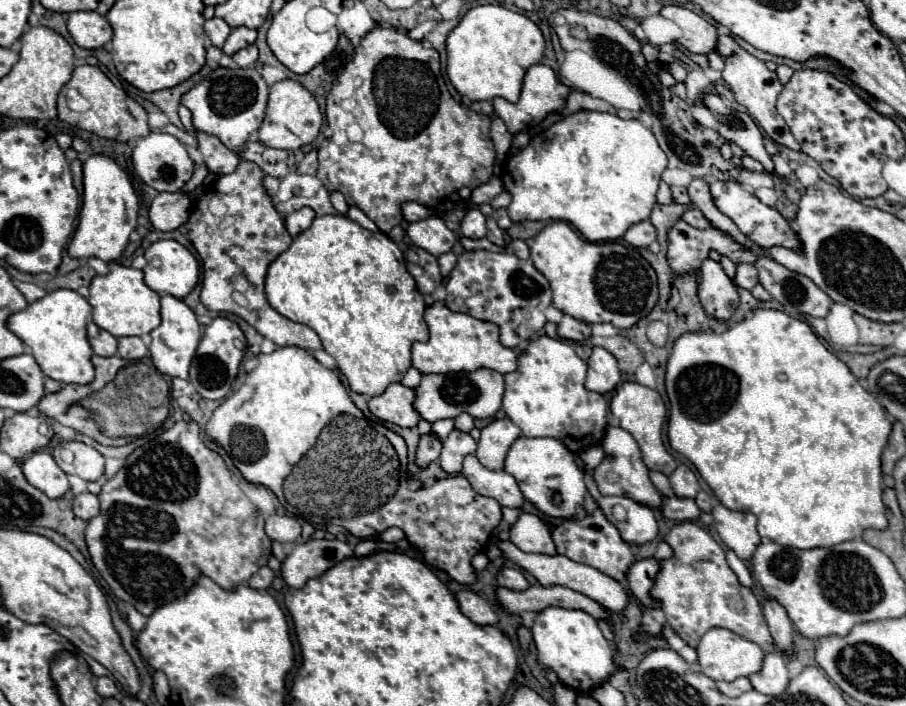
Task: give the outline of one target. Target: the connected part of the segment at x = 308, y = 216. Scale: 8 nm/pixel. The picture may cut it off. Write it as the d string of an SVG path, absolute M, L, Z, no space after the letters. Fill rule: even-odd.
M300 208L300 210L292 212L292 214L288 214L288 216L284 218L288 234L294 238L294 236L298 236L300 232L304 232L304 230L312 224L314 216L316 216L316 214L312 212L312 208Z

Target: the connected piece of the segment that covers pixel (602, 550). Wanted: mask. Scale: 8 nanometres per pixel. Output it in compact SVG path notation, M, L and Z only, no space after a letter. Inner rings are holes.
M600 508L594 512L594 516L586 516L586 518L562 522L552 532L552 540L556 544L558 554L562 554L562 556L566 556L566 558L570 558L574 562L588 564L588 566L592 566L592 568L608 574L610 578L618 580L622 586L626 586L626 574L628 574L632 562L636 560L636 556L632 552L632 546L626 544L620 538L620 532L616 530L616 526L612 526L604 518L604 514L602 514Z

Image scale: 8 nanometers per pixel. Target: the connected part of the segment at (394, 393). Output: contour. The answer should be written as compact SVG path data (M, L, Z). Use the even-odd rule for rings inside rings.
M394 382L384 390L384 394L370 398L368 408L376 418L384 422L392 422L402 428L416 428L420 416L414 410L412 402L414 390L402 386L400 382Z

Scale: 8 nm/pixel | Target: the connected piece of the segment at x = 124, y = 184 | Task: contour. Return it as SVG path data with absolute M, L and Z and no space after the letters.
M94 154L84 162L84 196L80 222L74 232L74 238L68 246L72 258L100 258L104 262L114 262L122 256L130 232L136 228L136 218L140 200L126 172L108 156Z

